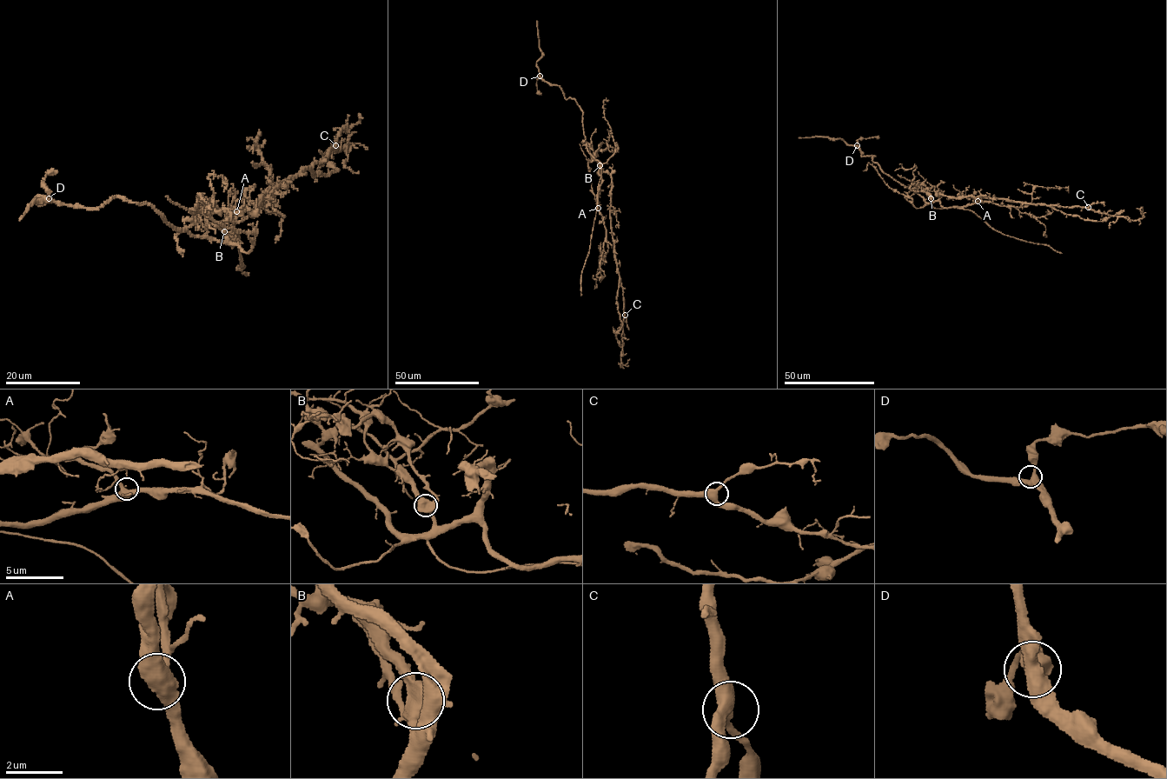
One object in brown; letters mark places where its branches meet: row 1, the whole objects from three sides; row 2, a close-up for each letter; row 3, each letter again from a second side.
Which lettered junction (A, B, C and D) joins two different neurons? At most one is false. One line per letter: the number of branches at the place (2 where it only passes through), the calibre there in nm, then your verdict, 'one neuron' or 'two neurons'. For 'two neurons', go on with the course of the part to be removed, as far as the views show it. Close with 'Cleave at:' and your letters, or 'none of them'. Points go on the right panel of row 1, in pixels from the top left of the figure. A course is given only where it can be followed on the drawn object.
A: 3 branches meet; 480 nm thick; one neuron
B: 3 branches meet; 440 nm thick; one neuron
C: 3 branches meet; 400 nm thick; one neuron
D: 3 branches meet; 440 nm thick; one neuron
Cleave at: none of them

